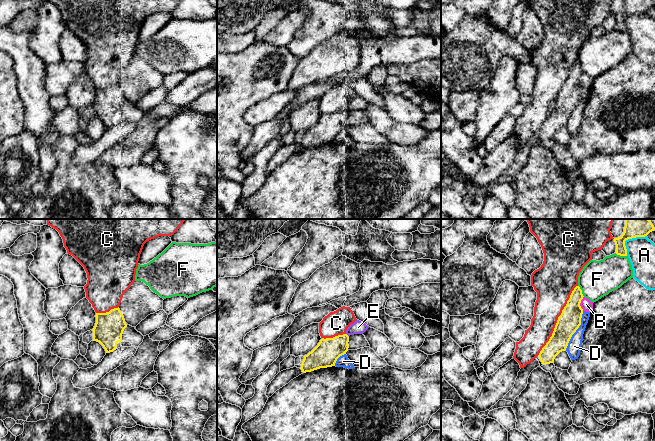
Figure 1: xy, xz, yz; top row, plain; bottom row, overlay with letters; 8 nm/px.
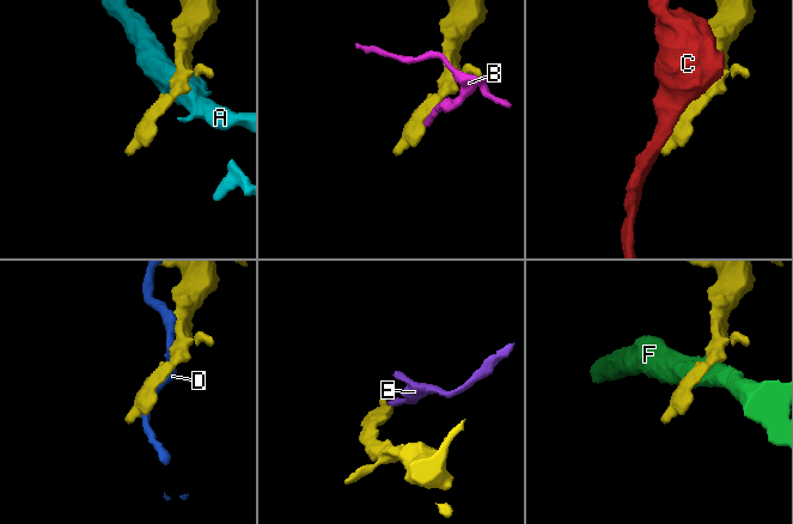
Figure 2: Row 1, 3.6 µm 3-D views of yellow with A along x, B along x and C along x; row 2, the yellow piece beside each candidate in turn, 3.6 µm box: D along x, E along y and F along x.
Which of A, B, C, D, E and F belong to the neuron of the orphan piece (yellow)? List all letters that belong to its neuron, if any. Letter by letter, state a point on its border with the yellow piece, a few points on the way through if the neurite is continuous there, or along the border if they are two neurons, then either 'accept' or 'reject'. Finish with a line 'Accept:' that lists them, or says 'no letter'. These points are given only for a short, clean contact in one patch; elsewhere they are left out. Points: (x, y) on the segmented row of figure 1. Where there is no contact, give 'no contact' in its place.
A: yz (628, 238) | reject
B: yz (580, 302) | reject
C: yz (563, 309) | reject
D: yz (576, 329) | reject
E: xz (347, 335) | reject
F: yz (621, 255) | reject
Accept: no letter

